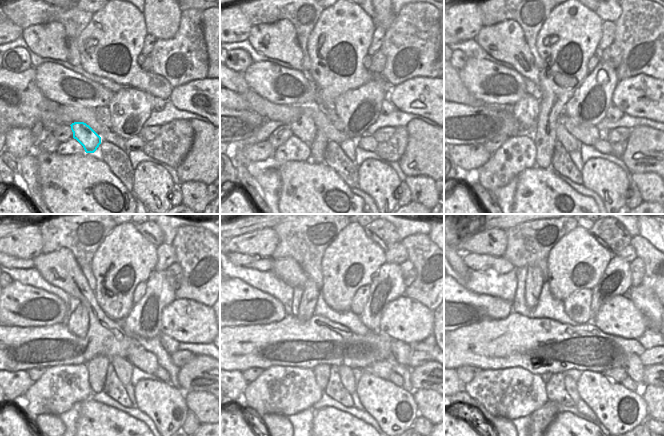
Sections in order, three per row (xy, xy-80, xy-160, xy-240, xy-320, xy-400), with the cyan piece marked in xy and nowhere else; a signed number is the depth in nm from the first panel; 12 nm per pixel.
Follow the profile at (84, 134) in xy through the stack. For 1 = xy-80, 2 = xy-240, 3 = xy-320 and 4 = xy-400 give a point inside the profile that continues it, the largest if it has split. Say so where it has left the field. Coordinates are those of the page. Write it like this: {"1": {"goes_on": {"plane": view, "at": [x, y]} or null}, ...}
{"1": {"goes_on": {"plane": "xy-80", "at": [304, 128]}}, "2": {"goes_on": {"plane": "xy-240", "at": [78, 323]}}, "3": {"goes_on": {"plane": "xy-320", "at": [310, 294]}}, "4": {"goes_on": {"plane": "xy-400", "at": [534, 280]}}}

